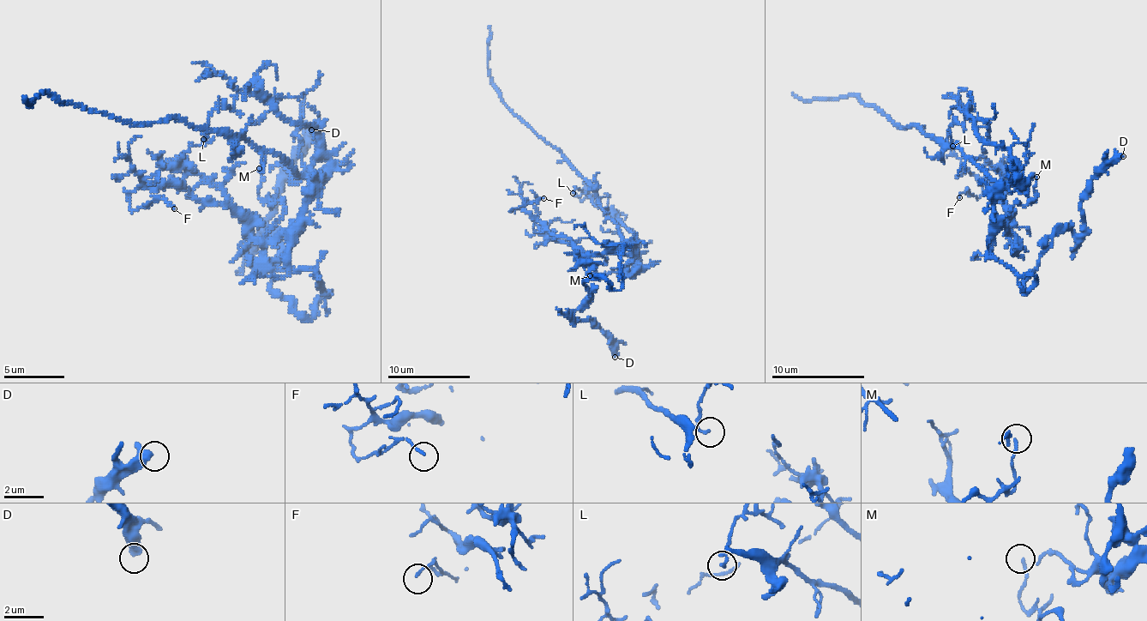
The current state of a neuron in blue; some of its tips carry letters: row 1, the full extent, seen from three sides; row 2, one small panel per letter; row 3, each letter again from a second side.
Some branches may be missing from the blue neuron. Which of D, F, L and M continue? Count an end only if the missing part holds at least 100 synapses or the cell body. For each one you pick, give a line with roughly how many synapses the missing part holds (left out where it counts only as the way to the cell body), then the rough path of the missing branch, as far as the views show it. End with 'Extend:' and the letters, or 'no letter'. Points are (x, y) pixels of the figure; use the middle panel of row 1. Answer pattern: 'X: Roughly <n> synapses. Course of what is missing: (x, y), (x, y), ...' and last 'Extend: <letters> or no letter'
Extend: no letter

